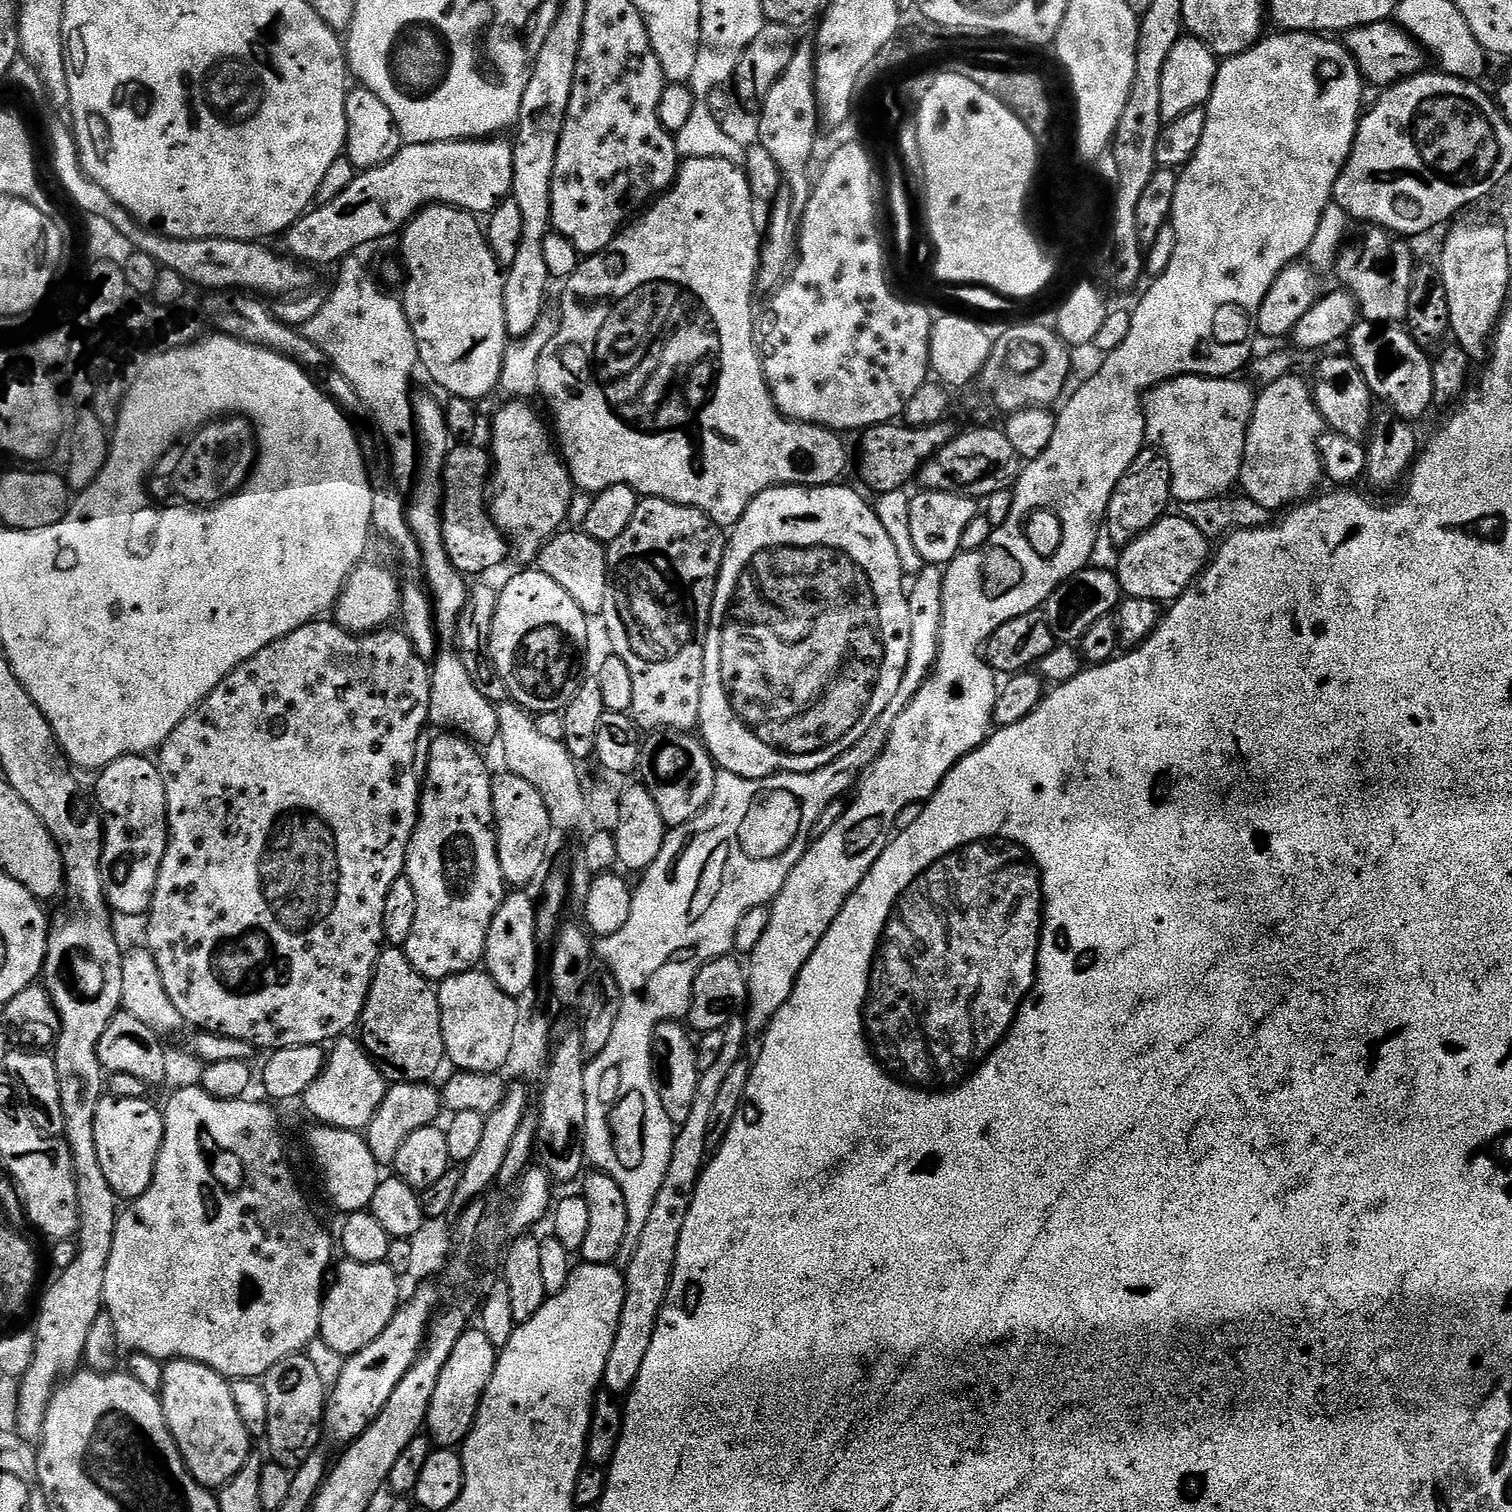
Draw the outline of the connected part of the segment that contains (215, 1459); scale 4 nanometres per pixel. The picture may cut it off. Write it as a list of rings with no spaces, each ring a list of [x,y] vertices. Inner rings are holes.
[[[170,1360],[164,1364],[158,1395],[168,1429],[180,1447],[188,1472],[206,1489],[223,1488],[238,1470],[242,1470],[254,1444],[246,1426],[242,1426],[242,1418],[238,1418],[229,1381],[205,1364],[193,1360]]]

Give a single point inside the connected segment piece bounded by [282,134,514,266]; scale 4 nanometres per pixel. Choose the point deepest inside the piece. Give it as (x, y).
(476, 175)

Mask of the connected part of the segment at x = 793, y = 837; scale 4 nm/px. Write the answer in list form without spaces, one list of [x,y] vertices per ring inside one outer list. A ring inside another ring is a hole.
[[[923,565],[921,569],[908,590],[911,638],[906,670],[898,686],[898,693],[878,716],[877,722],[866,730],[866,734],[846,754],[817,771],[782,772],[779,776],[767,776],[761,780],[747,780],[738,774],[717,771],[710,802],[690,822],[678,825],[665,835],[662,850],[658,850],[658,858],[654,858],[651,866],[644,869],[639,877],[640,885],[635,885],[626,926],[622,926],[618,934],[602,936],[595,941],[595,955],[604,959],[603,967],[618,982],[622,1008],[618,1010],[618,1022],[606,1050],[591,1057],[584,1070],[586,1126],[582,1139],[591,1167],[614,1178],[614,1182],[618,1182],[618,1190],[622,1190],[622,1198],[626,1198],[626,1238],[622,1238],[622,1246],[614,1261],[615,1267],[621,1270],[628,1267],[630,1258],[634,1258],[634,1246],[638,1246],[638,1237],[650,1218],[654,1198],[658,1198],[658,1189],[666,1178],[674,1139],[674,1125],[670,1118],[666,1118],[666,1110],[662,1110],[662,1098],[654,1071],[654,1030],[660,1024],[680,1022],[687,1017],[698,970],[702,970],[702,966],[711,960],[733,951],[734,930],[738,930],[738,922],[742,922],[742,914],[746,914],[746,910],[771,905],[776,899],[790,870],[794,870],[794,866],[803,858],[819,815],[830,802],[841,799],[844,792],[855,785],[856,777],[880,756],[894,722],[928,679],[939,652],[941,586],[944,585],[944,578],[943,571],[937,565]]]

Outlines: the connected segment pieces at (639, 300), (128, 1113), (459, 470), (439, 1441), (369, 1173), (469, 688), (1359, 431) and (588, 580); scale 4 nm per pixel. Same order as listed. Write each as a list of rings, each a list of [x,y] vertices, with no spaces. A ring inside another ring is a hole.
[[[689,156],[681,163],[675,184],[663,196],[639,219],[620,231],[602,251],[581,259],[574,274],[563,281],[560,312],[564,317],[559,317],[554,338],[546,342],[542,358],[538,358],[538,386],[539,395],[544,396],[552,411],[551,423],[554,425],[559,451],[568,465],[573,485],[581,493],[595,494],[610,486],[625,484],[641,497],[657,496],[675,504],[702,510],[715,524],[728,530],[739,522],[742,514],[746,514],[750,502],[766,490],[781,486],[818,488],[825,484],[835,484],[841,479],[840,475],[848,464],[848,452],[840,441],[843,439],[831,428],[800,424],[783,416],[764,377],[762,362],[756,352],[752,312],[752,292],[757,291],[756,273],[760,270],[762,228],[756,225],[756,212],[752,207],[752,191],[741,165],[722,158]]]
[[[108,1094],[100,1099],[98,1110],[94,1114],[94,1146],[98,1150],[98,1163],[102,1166],[102,1174],[106,1174],[106,1182],[110,1182],[116,1197],[124,1202],[137,1200],[142,1194],[146,1194],[154,1178],[156,1160],[164,1146],[164,1114],[150,1101],[148,1098],[117,1100],[115,1096]]]
[[[460,442],[449,451],[444,464],[444,502],[442,505],[442,534],[450,562],[465,578],[492,572],[504,559],[509,559],[508,539],[495,522],[486,503],[486,489],[494,467],[487,451],[475,448],[475,443]]]
[[[479,1326],[469,1327],[462,1334],[462,1338],[454,1342],[454,1350],[450,1350],[450,1358],[446,1358],[442,1374],[438,1374],[434,1398],[430,1398],[426,1432],[436,1448],[456,1450],[463,1445],[476,1421],[482,1394],[494,1374],[497,1355],[498,1349],[492,1345],[490,1338],[486,1338]]]
[[[331,1126],[313,1127],[308,1144],[316,1155],[316,1164],[324,1175],[324,1188],[340,1214],[365,1211],[374,1198],[374,1190],[382,1179],[381,1165],[370,1154],[367,1139],[360,1132],[347,1132],[344,1128]]]
[[[441,647],[431,665],[432,693],[430,694],[429,723],[440,727],[440,730],[462,735],[471,743],[486,748],[494,744],[500,735],[499,709],[491,700],[482,698],[474,687],[466,666],[460,661],[460,653],[455,647]]]
[[[1324,354],[1319,357],[1314,371],[1311,373],[1310,389],[1312,392],[1312,400],[1316,404],[1316,409],[1322,414],[1325,425],[1331,431],[1338,435],[1344,435],[1348,439],[1363,441],[1365,437],[1372,431],[1372,421],[1374,419],[1374,411],[1372,412],[1372,404],[1374,405],[1374,397],[1370,386],[1366,382],[1366,378],[1362,378],[1362,370],[1358,370],[1358,366],[1353,362],[1351,355],[1344,356],[1328,356],[1332,354]]]
[[[561,530],[542,546],[538,570],[546,574],[546,578],[554,578],[554,582],[558,582],[558,586],[562,586],[562,590],[566,590],[574,602],[578,602],[585,616],[595,618],[603,613],[608,589],[608,554],[605,545],[582,530]]]

